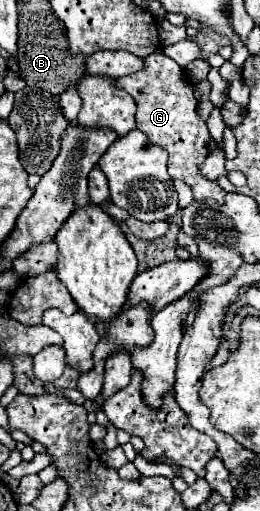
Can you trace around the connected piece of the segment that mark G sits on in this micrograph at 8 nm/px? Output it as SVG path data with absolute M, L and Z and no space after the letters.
M160 48L144 58L144 68L140 72L128 74L118 78L116 88L126 90L138 106L136 112L136 126L144 132L154 144L162 146L170 158L168 158L168 174L172 180L182 180L192 188L194 200L216 200L218 204L224 204L226 192L218 186L216 180L208 180L202 176L200 166L204 164L208 156L208 142L212 140L206 122L198 116L196 106L198 100L194 96L194 86L186 78L184 68L180 68L172 58L168 58Z

